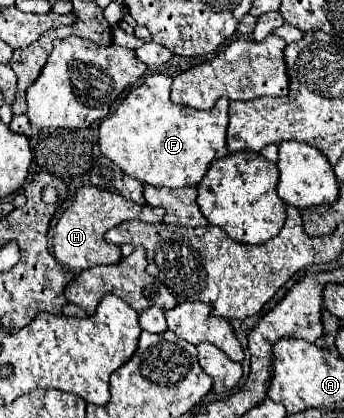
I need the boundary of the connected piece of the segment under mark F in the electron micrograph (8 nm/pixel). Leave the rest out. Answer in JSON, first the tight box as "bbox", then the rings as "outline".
{"bbox":[98,74,228,188],"outline":[[[166,74],[146,76],[144,82],[128,92],[128,96],[118,106],[116,114],[104,118],[100,122],[98,142],[100,152],[110,158],[122,172],[140,180],[142,184],[150,184],[156,188],[182,188],[182,186],[198,186],[210,164],[216,158],[228,156],[226,150],[226,128],[228,128],[228,98],[220,98],[212,110],[192,110],[186,106],[176,106],[170,100],[170,84],[172,78]]]}

